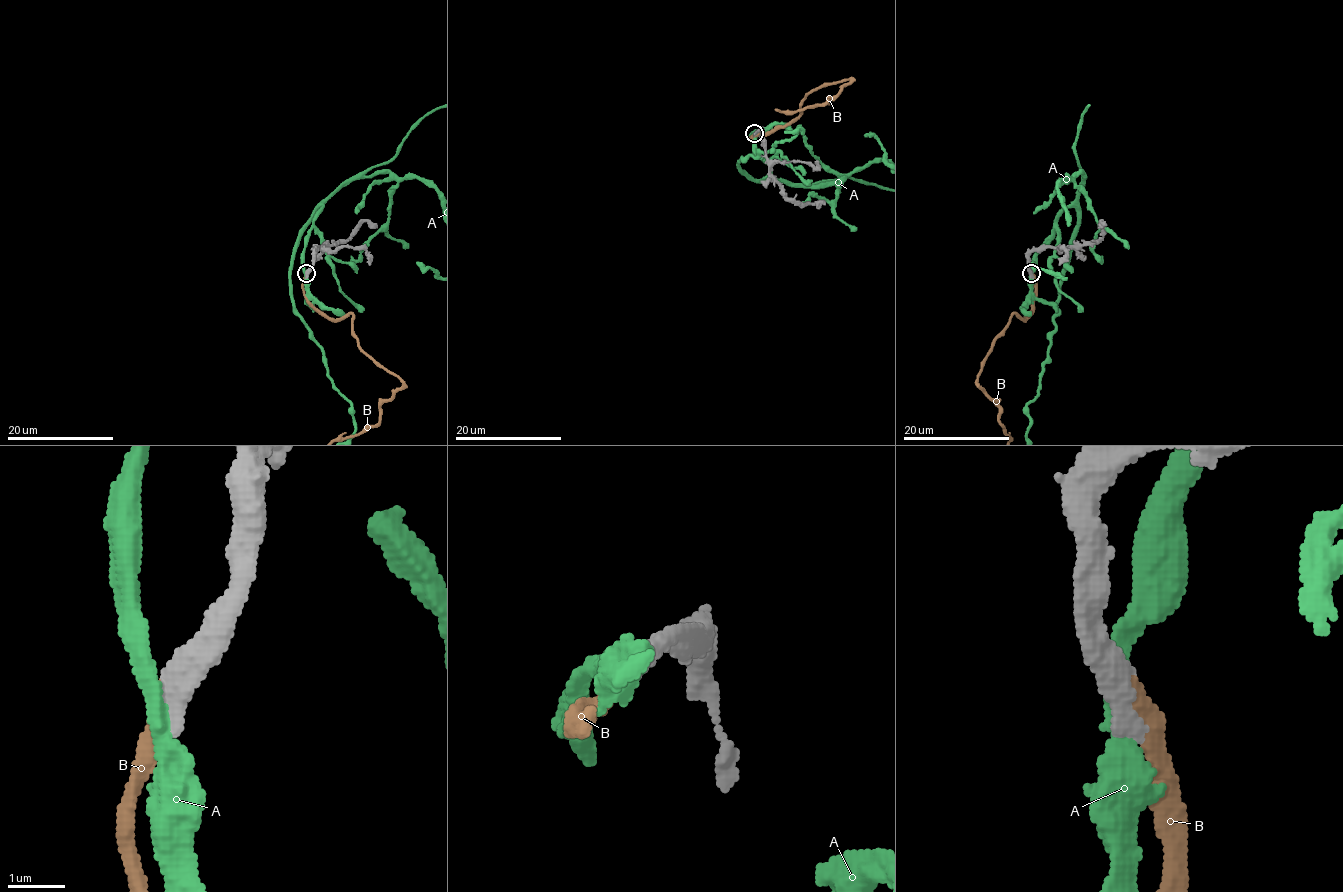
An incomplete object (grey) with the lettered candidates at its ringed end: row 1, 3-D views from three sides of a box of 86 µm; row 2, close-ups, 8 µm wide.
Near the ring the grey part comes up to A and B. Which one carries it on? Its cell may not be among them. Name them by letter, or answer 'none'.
B

